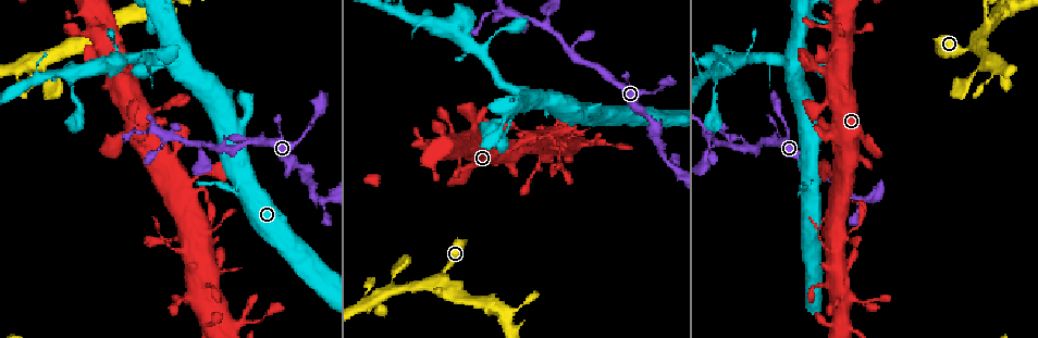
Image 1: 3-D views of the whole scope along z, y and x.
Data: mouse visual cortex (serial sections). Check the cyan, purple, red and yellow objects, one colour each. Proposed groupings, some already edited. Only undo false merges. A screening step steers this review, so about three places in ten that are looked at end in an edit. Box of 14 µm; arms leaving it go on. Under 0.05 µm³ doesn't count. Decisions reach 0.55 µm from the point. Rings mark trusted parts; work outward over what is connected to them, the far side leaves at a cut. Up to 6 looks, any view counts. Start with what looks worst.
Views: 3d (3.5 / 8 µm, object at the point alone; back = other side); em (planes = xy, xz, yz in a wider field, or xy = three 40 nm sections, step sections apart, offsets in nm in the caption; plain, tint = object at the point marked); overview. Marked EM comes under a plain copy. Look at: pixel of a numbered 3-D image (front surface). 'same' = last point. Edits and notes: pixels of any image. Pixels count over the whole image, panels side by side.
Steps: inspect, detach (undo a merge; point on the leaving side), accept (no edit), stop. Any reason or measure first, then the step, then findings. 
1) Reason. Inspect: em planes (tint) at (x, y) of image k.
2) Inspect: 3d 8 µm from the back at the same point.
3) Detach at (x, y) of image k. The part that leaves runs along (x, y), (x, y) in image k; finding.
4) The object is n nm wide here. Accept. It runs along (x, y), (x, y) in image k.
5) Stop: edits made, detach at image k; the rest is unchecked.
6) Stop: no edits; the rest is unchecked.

Arms part here. Inspect: 3d 3.5 µm from the back at (667, 160) of image 1.

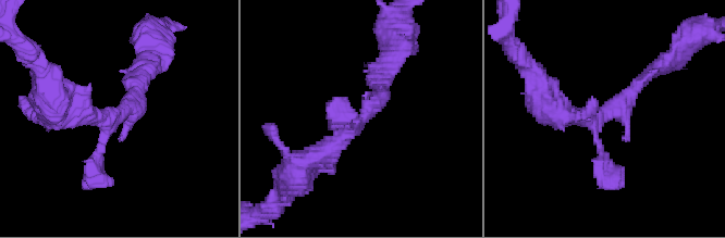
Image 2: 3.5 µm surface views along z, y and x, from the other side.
Inspect: em xy step 2 (tint) at (119, 113) of image 2.

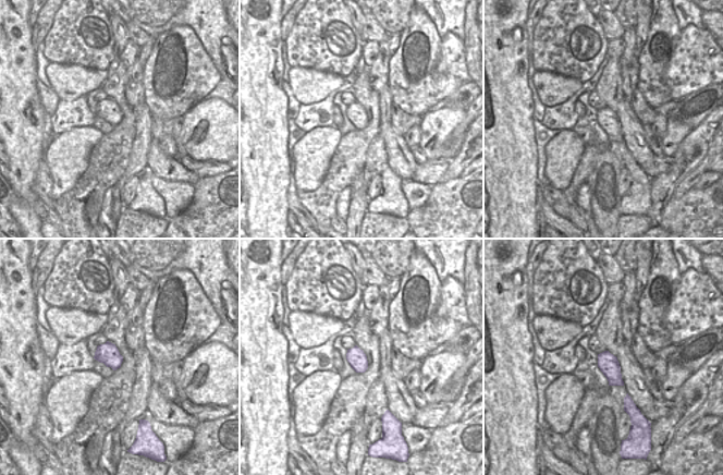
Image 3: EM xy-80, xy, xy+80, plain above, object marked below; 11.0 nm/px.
The object is 200 nm wide here. Accept. It runs along (386, 71), (363, 121), (303, 165) in image 2; all the same cell.

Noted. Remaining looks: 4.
Arms part here. Inspect: 3d 3.5 µm at (750, 149) of image 1.

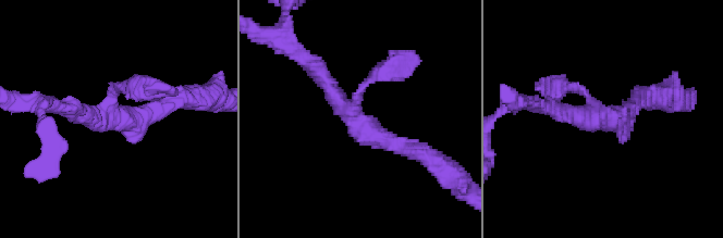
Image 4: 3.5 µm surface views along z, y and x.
3 arms meet here; the arms are 100, 250, 250 nm wide. Inspect: em planes (tint) at (602, 116) of image 4.

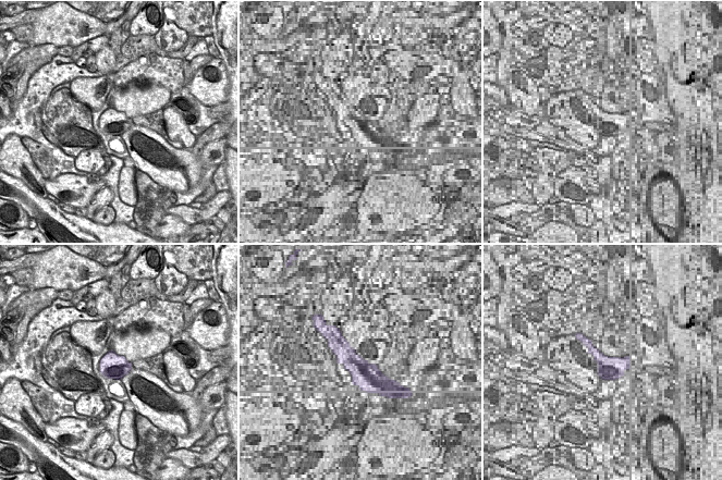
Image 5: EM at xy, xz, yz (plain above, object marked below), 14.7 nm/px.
Accept. It runs along (412, 149), (351, 116), (307, 63) in image 4; all the same cell.

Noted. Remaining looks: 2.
Inspect: 3d 3.5 µm at (710, 137) of image 1.

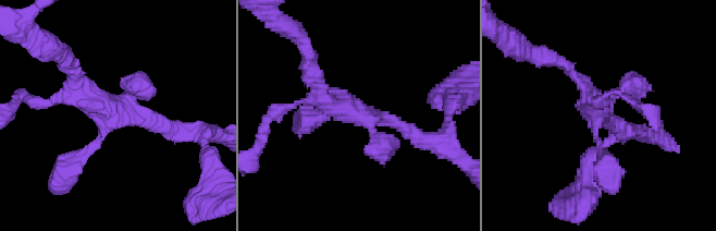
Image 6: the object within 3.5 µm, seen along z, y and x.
Inspect: em xy step 5 (tint) at (363, 112) of image 6.

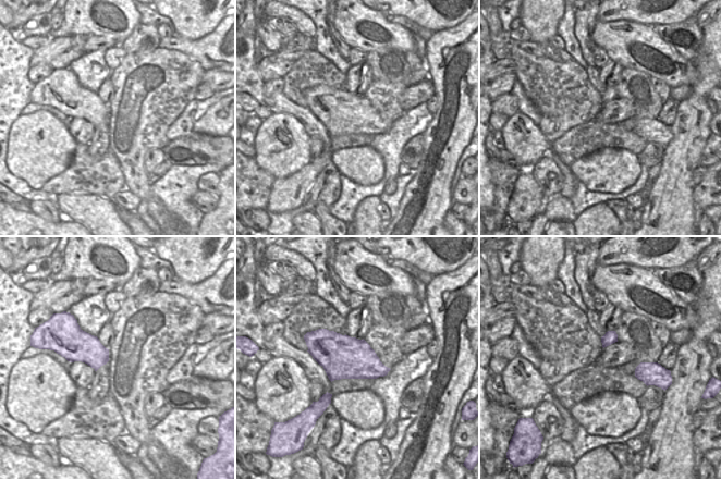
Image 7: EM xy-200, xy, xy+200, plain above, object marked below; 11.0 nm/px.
Accept. It runs along (427, 141), (380, 116), (300, 101) in image 6; continuous, no second cell.

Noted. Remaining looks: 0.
Stop: no edits; the rest is unchecked.

